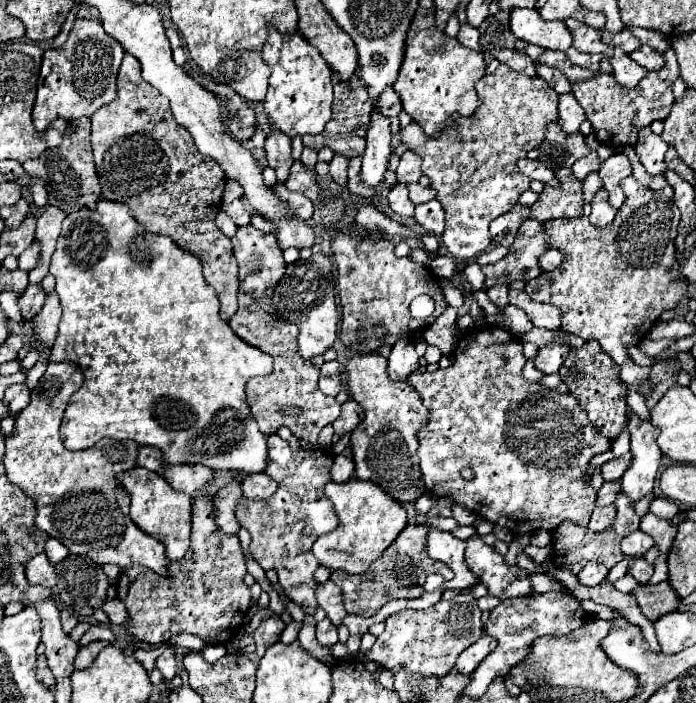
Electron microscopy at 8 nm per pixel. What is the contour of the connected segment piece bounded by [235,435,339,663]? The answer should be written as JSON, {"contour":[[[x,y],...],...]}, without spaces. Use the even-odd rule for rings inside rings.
{"contour":[[[269,435],[269,465],[267,473],[275,477],[279,483],[279,491],[263,501],[251,501],[243,497],[235,509],[235,517],[251,533],[251,547],[249,553],[255,561],[259,561],[265,567],[265,561],[269,561],[271,569],[277,571],[279,583],[285,589],[287,597],[293,599],[305,613],[303,627],[299,631],[299,643],[311,651],[317,659],[323,663],[331,661],[331,649],[323,647],[315,639],[315,589],[317,581],[313,579],[313,573],[319,567],[319,561],[311,553],[311,545],[319,535],[325,535],[333,531],[339,523],[331,501],[325,497],[323,487],[327,481],[331,481],[331,463],[333,457],[327,455],[323,449],[315,451],[291,451],[287,441],[283,441],[277,435]]]}

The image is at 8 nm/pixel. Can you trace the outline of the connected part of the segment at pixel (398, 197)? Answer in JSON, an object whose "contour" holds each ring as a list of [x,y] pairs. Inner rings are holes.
{"contour":[[[397,183],[395,187],[389,189],[389,207],[397,214],[403,217],[413,217],[415,205],[407,197],[407,185]]]}

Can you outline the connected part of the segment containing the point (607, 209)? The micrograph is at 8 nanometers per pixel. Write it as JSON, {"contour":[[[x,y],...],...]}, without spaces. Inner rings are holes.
{"contour":[[[601,187],[593,199],[591,199],[591,215],[589,215],[589,221],[595,225],[595,227],[605,227],[607,223],[611,223],[611,219],[615,217],[617,209],[613,209],[607,201],[607,191]]]}

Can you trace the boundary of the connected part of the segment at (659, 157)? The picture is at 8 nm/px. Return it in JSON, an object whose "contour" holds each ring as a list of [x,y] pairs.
{"contour":[[[643,127],[639,131],[639,139],[633,147],[635,147],[635,153],[637,153],[641,165],[645,167],[645,171],[649,175],[659,175],[667,169],[663,159],[665,159],[665,151],[669,145],[659,135],[655,135],[649,127]]]}

